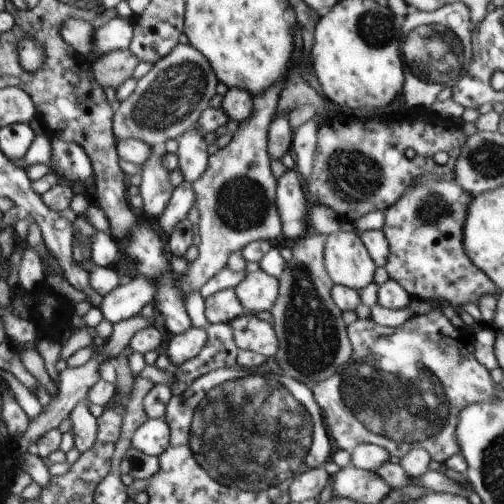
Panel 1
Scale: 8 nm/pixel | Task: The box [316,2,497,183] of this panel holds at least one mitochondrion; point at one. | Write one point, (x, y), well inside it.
(437, 53)

